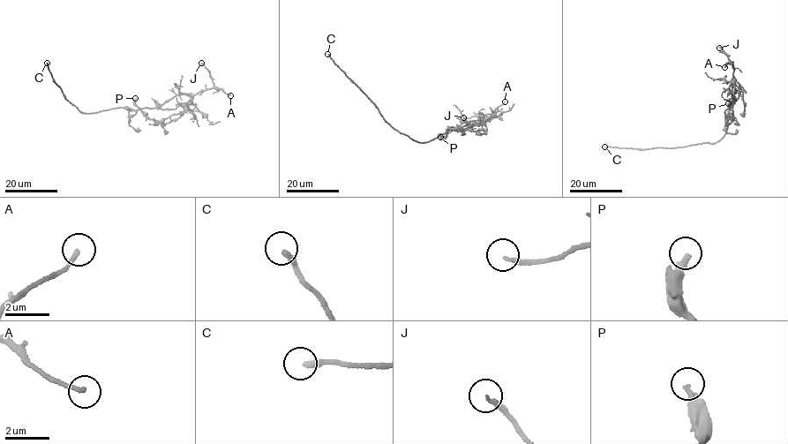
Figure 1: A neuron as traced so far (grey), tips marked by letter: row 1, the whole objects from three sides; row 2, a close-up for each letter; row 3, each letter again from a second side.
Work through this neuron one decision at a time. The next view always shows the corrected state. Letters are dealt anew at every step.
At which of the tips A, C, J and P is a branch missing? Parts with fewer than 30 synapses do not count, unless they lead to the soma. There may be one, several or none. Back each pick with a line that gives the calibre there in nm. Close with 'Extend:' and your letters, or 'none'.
C: calibre 240 nm
Extend: C

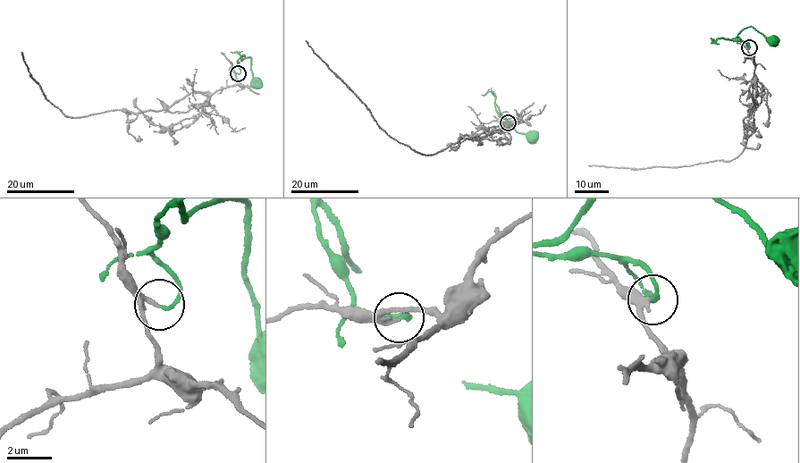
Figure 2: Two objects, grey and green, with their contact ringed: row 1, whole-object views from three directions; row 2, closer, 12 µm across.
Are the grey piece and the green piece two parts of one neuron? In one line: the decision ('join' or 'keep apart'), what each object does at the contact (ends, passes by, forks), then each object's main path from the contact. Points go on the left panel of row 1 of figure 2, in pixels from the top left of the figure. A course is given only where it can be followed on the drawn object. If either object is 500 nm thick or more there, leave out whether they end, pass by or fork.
join | grey ends | green ends | grey via (238, 73), (235, 84), (212, 94), (190, 92), (159, 110), (71, 116), (48, 101), (30, 77), (21, 52) | green via (238, 73), (240, 71), (237, 66), (238, 60), (249, 57), (253, 78), (259, 79), (259, 86)

